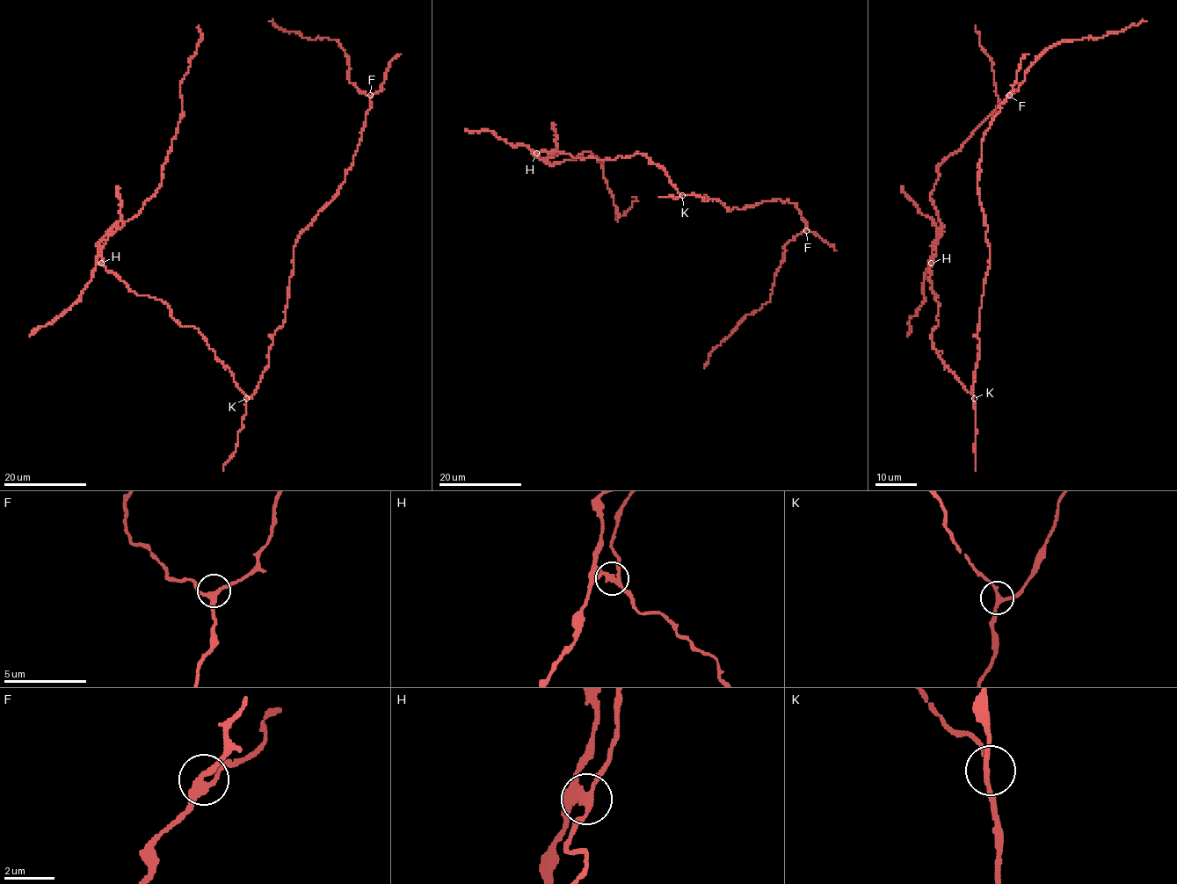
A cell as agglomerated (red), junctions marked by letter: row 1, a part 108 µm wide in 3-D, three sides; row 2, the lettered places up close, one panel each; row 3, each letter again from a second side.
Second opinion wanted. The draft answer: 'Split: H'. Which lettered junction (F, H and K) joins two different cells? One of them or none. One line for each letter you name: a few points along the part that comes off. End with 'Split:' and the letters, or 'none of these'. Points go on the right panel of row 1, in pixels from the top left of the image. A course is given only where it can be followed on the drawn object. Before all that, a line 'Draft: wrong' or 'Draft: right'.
Draft: right
H: foreign part runs (932, 263), (923, 282), (924, 300), (910, 318), (908, 335)
Split: H

